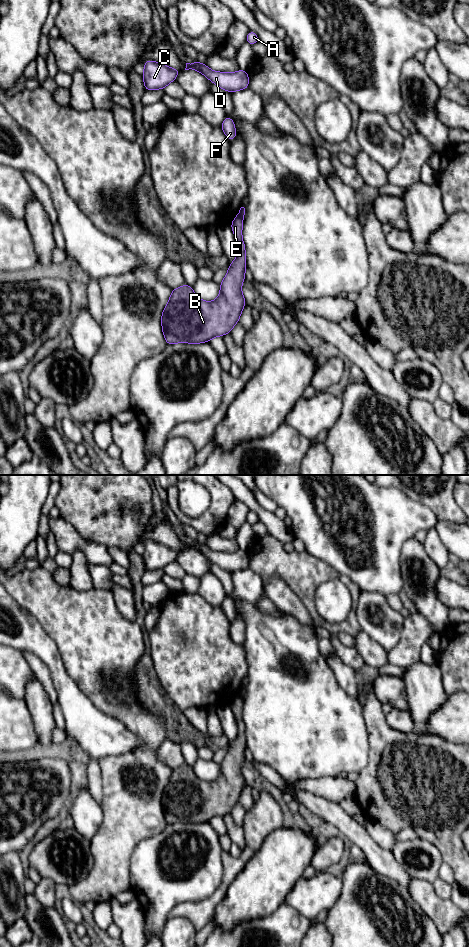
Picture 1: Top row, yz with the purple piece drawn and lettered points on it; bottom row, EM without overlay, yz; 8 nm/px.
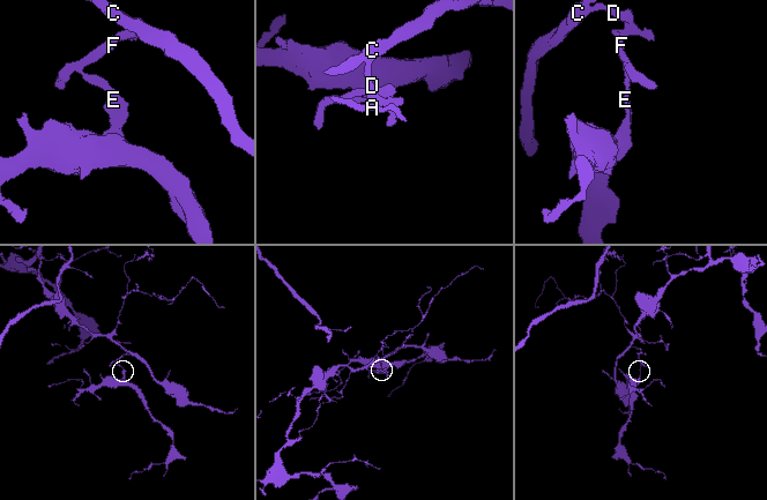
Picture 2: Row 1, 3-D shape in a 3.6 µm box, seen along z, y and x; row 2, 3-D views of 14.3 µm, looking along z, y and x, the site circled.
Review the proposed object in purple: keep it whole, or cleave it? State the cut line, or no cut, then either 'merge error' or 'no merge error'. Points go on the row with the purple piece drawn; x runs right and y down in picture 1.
cut yz (238, 214), (242, 218); merge error

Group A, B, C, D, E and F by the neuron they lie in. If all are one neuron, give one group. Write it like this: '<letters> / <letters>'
A C D F / B E

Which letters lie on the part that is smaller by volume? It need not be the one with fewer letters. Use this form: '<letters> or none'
B, E

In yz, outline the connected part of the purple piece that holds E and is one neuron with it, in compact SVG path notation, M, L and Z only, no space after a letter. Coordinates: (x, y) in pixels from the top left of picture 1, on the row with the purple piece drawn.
M237 215L231 228L238 245L238 255L231 262L220 284L219 297L207 302L199 299L187 284L171 291L162 312L161 324L167 344L204 343L230 333L246 304L242 294L245 280L246 248L242 238L243 218Z

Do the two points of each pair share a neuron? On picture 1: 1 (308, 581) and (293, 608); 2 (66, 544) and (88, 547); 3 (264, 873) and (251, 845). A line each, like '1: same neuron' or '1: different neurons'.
1: different neurons
2: same neuron
3: different neurons

